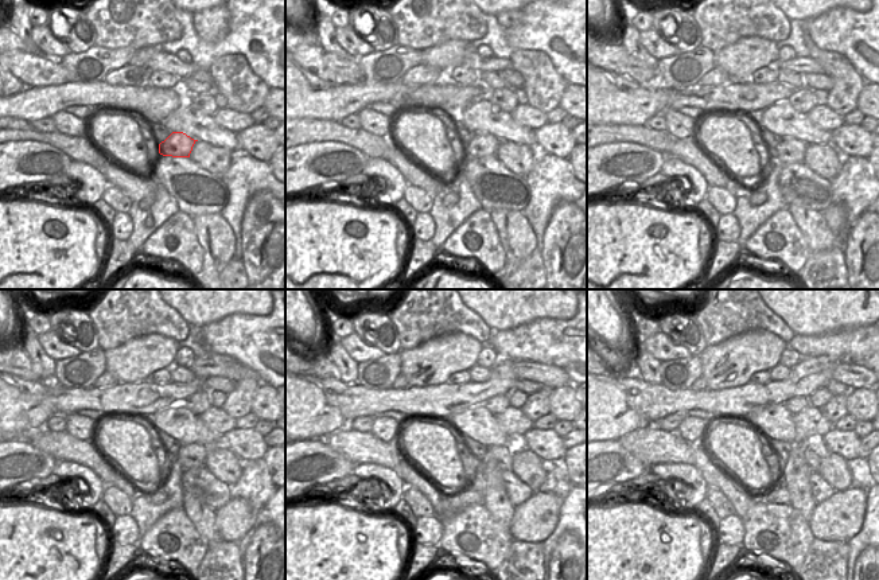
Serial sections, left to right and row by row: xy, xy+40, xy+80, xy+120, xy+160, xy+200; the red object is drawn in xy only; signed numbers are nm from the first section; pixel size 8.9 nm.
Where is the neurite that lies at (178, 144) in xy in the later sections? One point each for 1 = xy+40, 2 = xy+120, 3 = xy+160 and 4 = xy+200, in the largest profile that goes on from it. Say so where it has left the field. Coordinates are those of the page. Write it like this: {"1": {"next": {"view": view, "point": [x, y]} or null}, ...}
{"1": {"next": {"view": "xy+40", "point": [483, 144]}}, "2": {"next": {"view": "xy+120", "point": [193, 455]}}, "3": {"next": {"view": "xy+160", "point": [501, 458]}}, "4": {"next": {"view": "xy+200", "point": [812, 454]}}}

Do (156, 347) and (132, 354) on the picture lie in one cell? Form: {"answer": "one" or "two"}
{"answer": "one"}

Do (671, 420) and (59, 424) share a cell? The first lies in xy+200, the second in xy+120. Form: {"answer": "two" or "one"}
{"answer": "one"}

